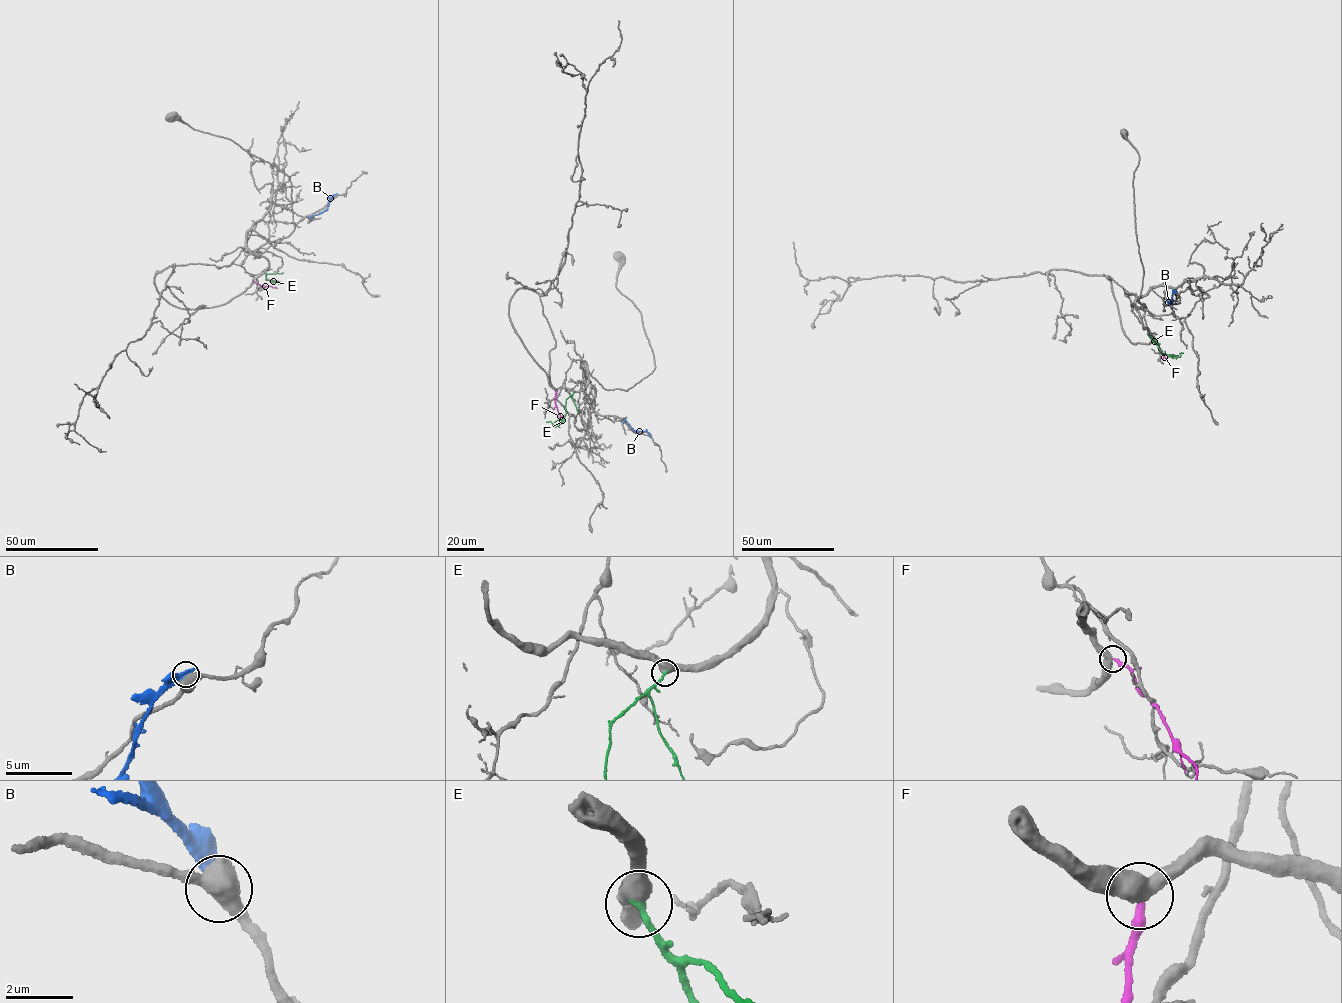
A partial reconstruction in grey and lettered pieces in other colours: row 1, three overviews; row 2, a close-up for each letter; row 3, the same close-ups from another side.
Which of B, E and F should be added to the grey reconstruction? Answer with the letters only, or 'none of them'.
none of them

